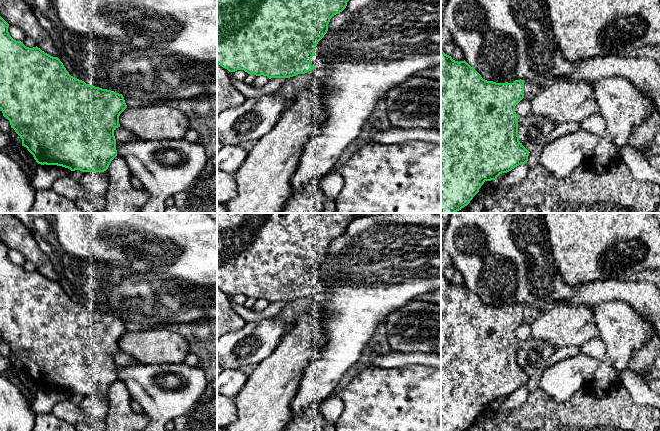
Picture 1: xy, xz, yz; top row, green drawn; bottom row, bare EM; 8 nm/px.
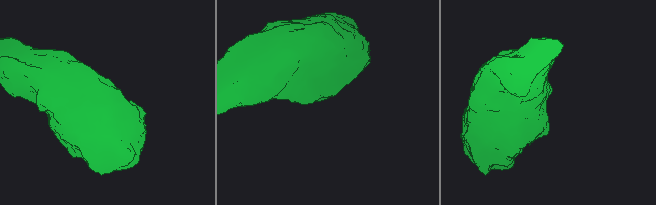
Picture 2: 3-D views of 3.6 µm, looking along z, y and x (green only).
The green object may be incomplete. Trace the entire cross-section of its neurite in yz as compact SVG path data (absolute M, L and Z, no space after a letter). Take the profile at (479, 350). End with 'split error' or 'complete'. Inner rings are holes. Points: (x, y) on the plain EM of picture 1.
M441 273L441 431L465 431L473 421L483 413L495 406L502 397L507 397L515 391L528 385L529 375L519 365L518 343L515 330L524 322L524 304L513 304L506 307L487 305L471 291L465 284L455 285Z; split error

